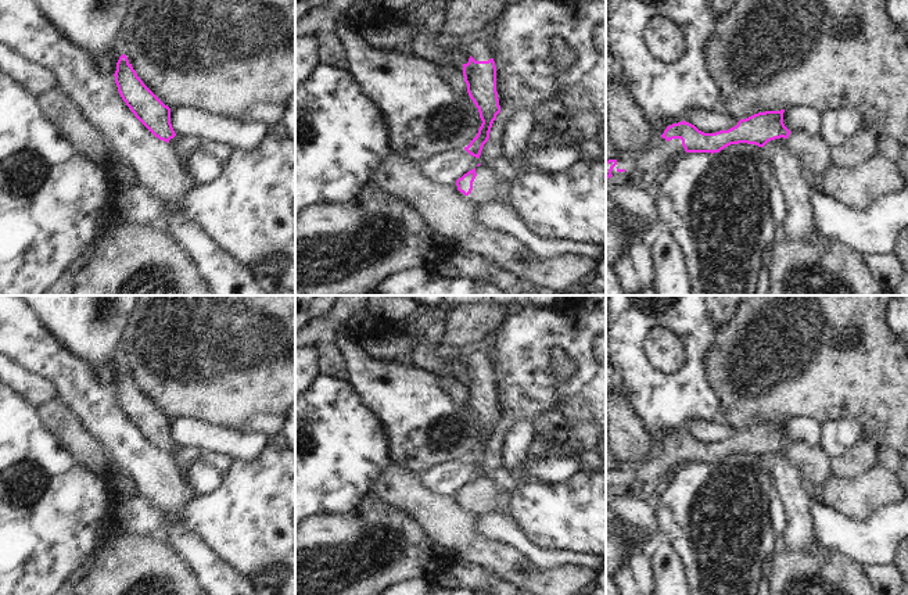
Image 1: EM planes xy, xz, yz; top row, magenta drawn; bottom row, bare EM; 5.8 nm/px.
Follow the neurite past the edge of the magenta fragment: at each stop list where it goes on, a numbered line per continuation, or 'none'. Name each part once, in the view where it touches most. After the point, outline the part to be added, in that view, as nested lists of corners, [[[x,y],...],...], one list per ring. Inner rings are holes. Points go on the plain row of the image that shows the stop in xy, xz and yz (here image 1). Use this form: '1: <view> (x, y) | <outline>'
1: xz (487, 499) | [[[481,474],[475,478],[475,484],[477,487],[473,492],[473,501],[469,506],[460,503],[456,494],[453,495],[462,509],[467,510],[475,517],[498,510],[502,510],[505,515],[510,516],[503,494],[496,490],[495,483],[491,478]]]

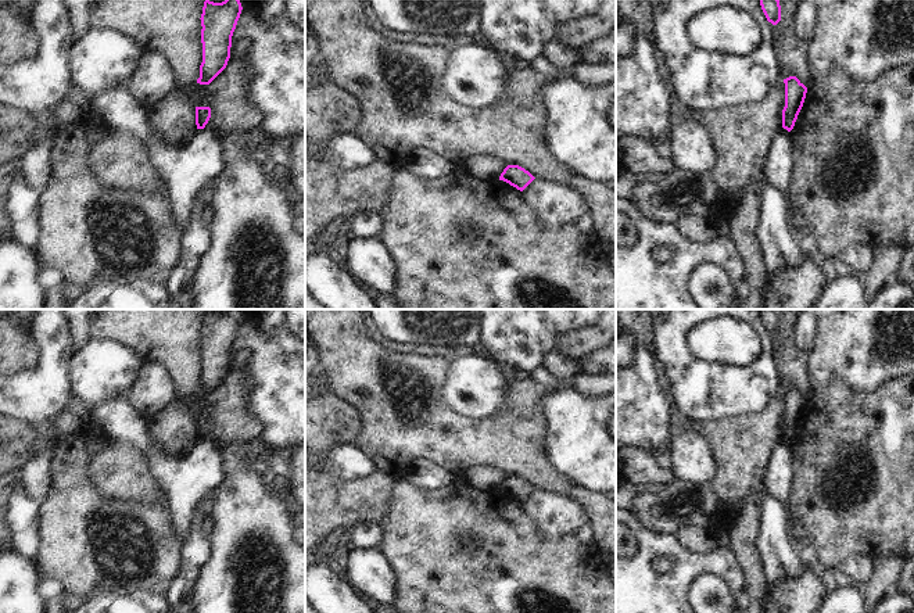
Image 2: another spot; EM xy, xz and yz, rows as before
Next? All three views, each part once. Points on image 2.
none

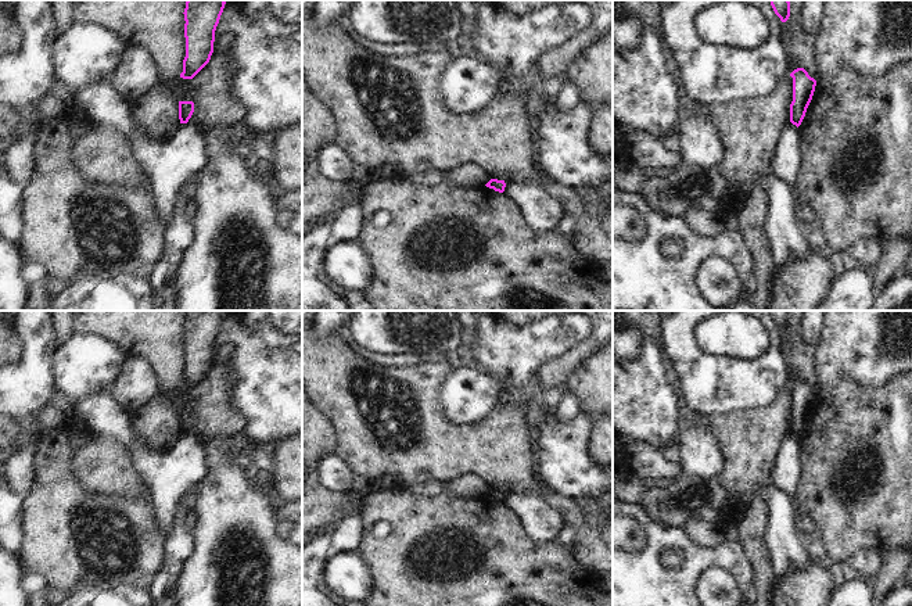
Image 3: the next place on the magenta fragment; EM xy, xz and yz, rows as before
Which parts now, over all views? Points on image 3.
none

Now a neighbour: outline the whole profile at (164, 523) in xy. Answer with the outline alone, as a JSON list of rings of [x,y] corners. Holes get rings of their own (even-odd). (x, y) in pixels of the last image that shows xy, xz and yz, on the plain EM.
[[[111,386],[73,404],[72,416],[89,431],[114,438],[150,491],[158,530],[168,537],[175,508],[191,495],[207,473],[201,440],[180,434],[164,453],[147,447],[132,430],[128,413],[111,395]]]

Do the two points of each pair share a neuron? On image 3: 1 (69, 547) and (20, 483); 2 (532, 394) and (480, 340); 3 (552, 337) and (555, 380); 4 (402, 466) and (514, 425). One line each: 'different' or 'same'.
1: different
2: same
3: different
4: same

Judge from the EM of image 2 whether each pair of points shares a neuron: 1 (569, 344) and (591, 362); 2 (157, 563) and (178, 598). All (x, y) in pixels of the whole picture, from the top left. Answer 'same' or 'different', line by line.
1: different
2: different

